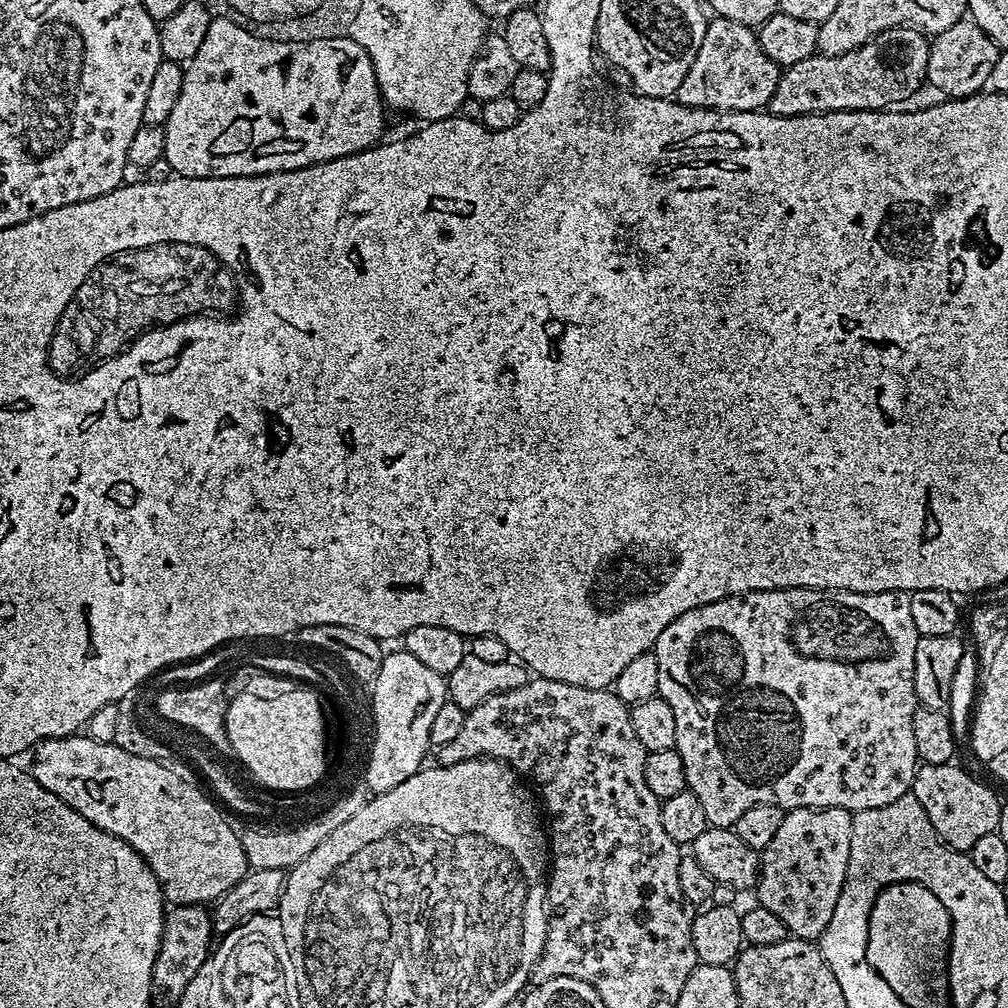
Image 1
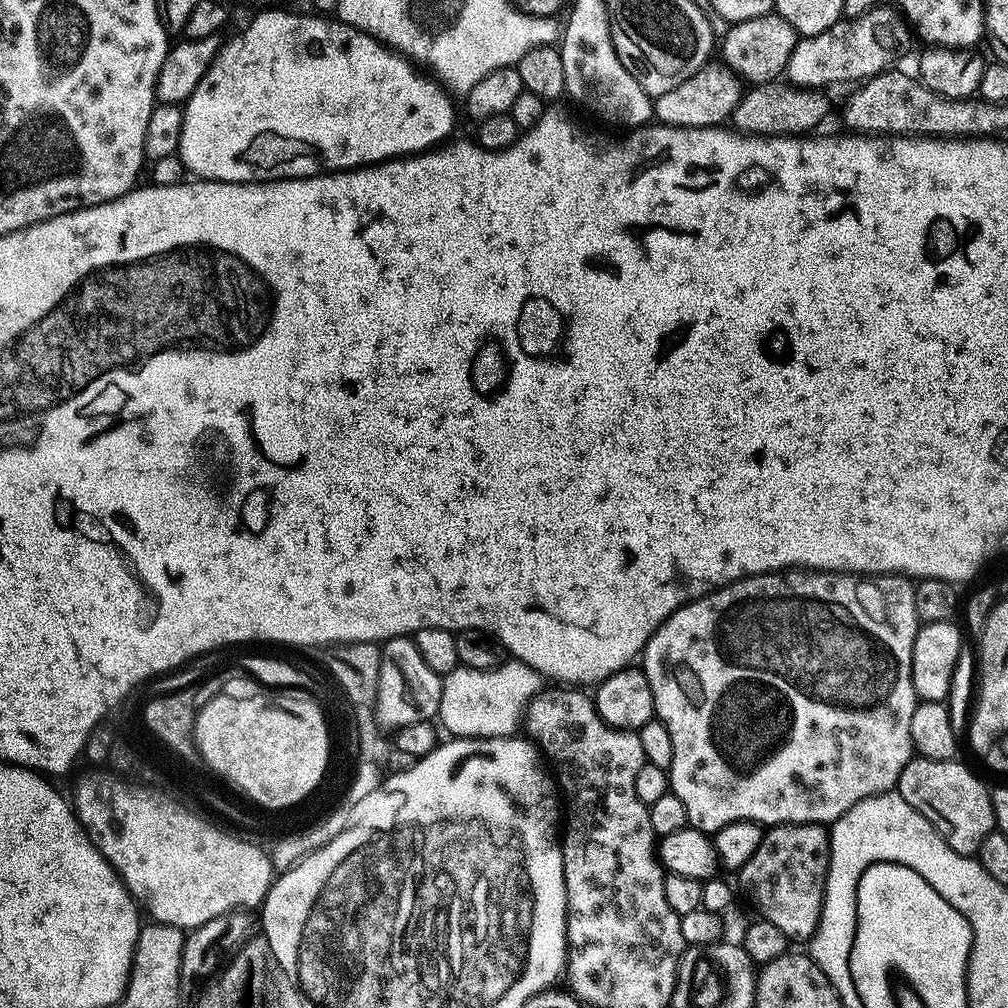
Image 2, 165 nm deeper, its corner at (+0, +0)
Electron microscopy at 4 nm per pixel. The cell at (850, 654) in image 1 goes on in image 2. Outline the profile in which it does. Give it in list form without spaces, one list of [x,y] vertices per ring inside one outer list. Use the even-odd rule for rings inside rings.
[[[811,570],[766,572],[762,576],[735,580],[733,584],[719,588],[716,592],[707,592],[705,596],[683,604],[674,614],[670,614],[648,640],[642,653],[642,667],[654,694],[655,719],[663,722],[666,730],[670,730],[674,758],[666,771],[670,791],[681,800],[682,806],[686,806],[689,825],[709,834],[743,820],[753,820],[761,826],[828,826],[858,802],[893,791],[899,785],[902,770],[914,758],[910,718],[914,718],[918,703],[912,681],[912,651],[917,627],[914,587],[907,579],[895,574],[879,580],[861,578],[856,574]]]

